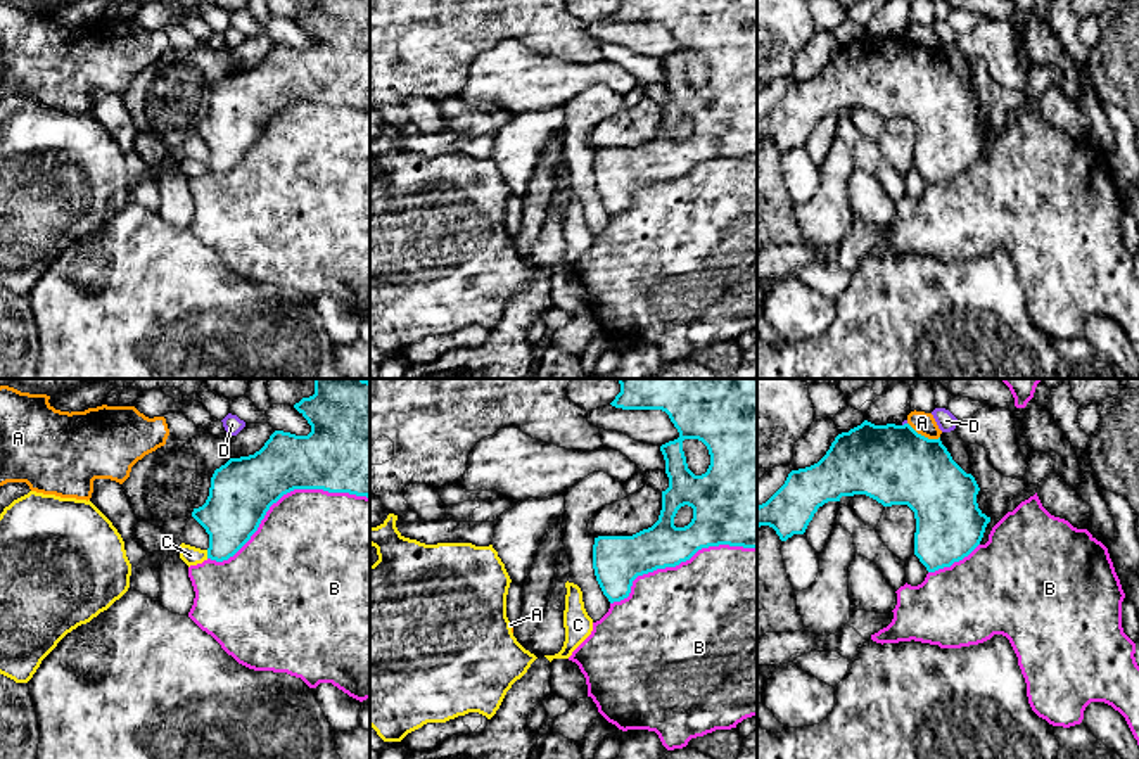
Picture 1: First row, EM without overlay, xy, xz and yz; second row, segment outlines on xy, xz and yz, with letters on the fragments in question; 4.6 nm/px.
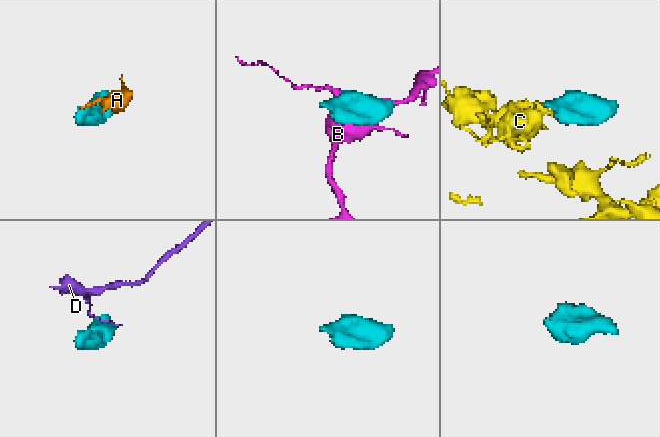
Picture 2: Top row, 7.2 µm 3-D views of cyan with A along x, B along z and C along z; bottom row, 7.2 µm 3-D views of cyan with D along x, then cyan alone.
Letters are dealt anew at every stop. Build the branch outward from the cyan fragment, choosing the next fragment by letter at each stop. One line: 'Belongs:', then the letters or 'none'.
Belongs: none

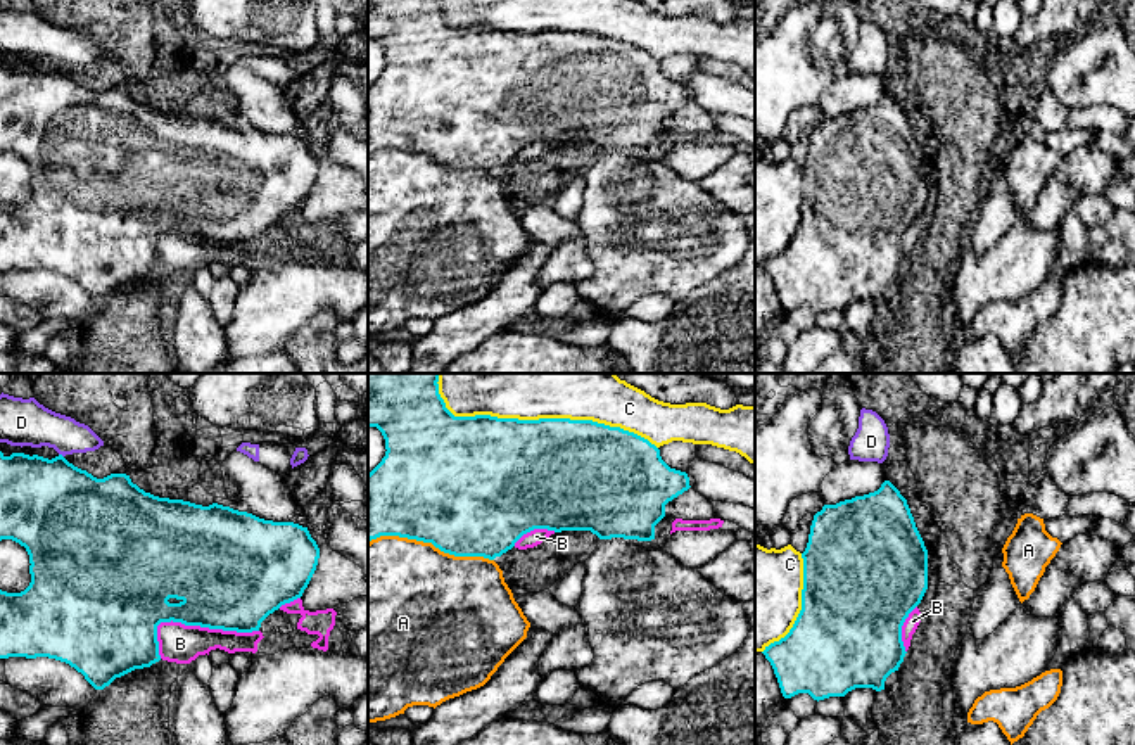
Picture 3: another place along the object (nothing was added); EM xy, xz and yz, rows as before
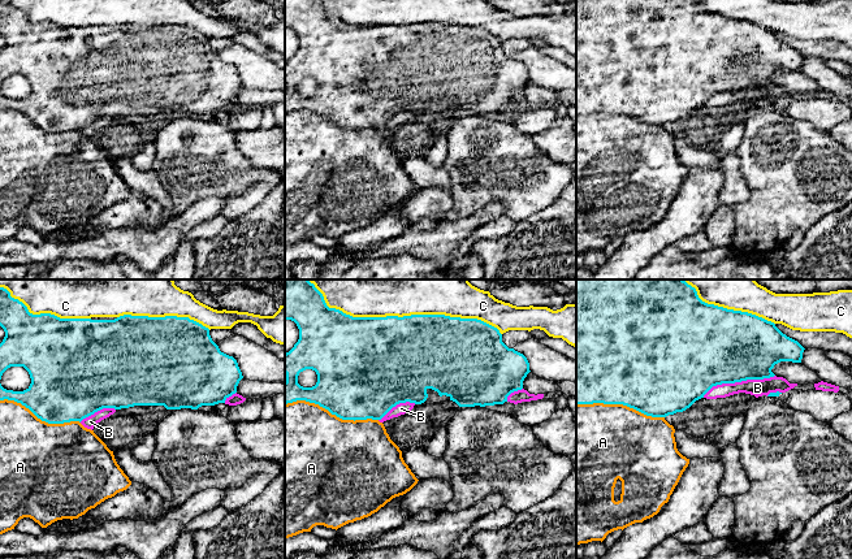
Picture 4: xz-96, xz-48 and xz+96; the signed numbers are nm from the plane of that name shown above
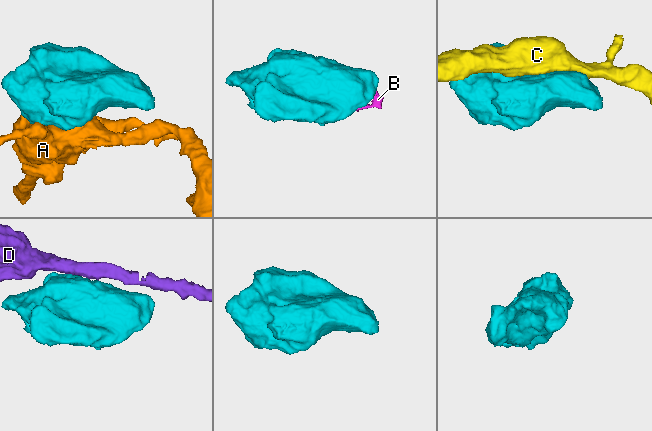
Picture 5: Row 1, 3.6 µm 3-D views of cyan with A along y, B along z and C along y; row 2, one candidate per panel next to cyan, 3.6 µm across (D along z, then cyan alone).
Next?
Belongs: none

